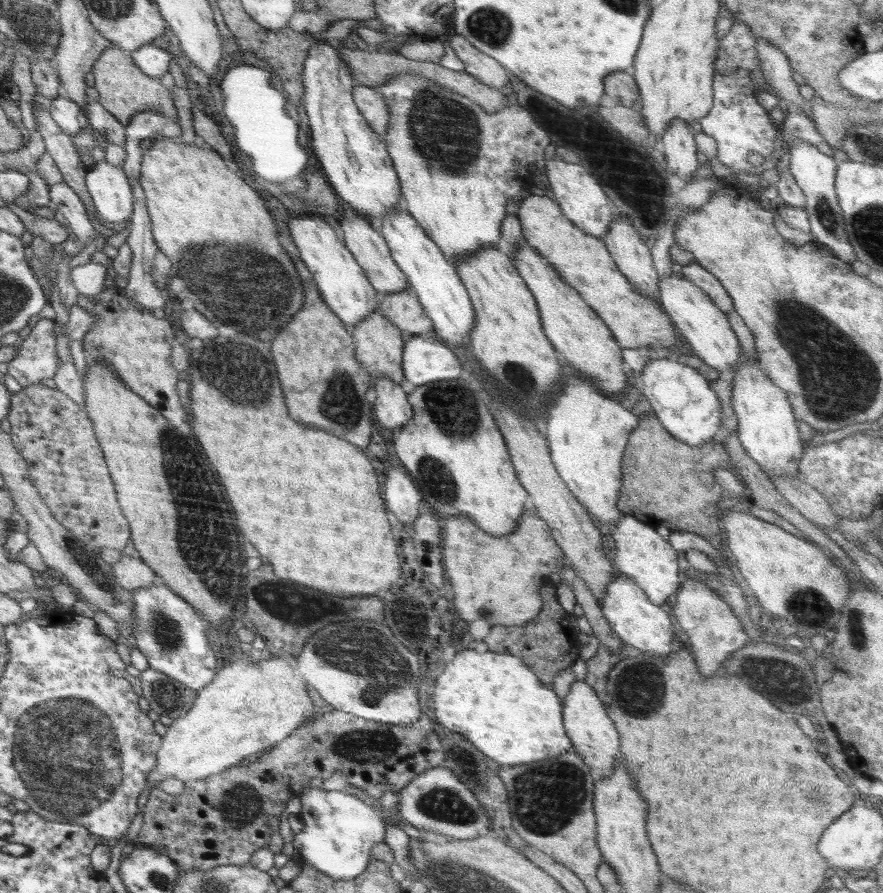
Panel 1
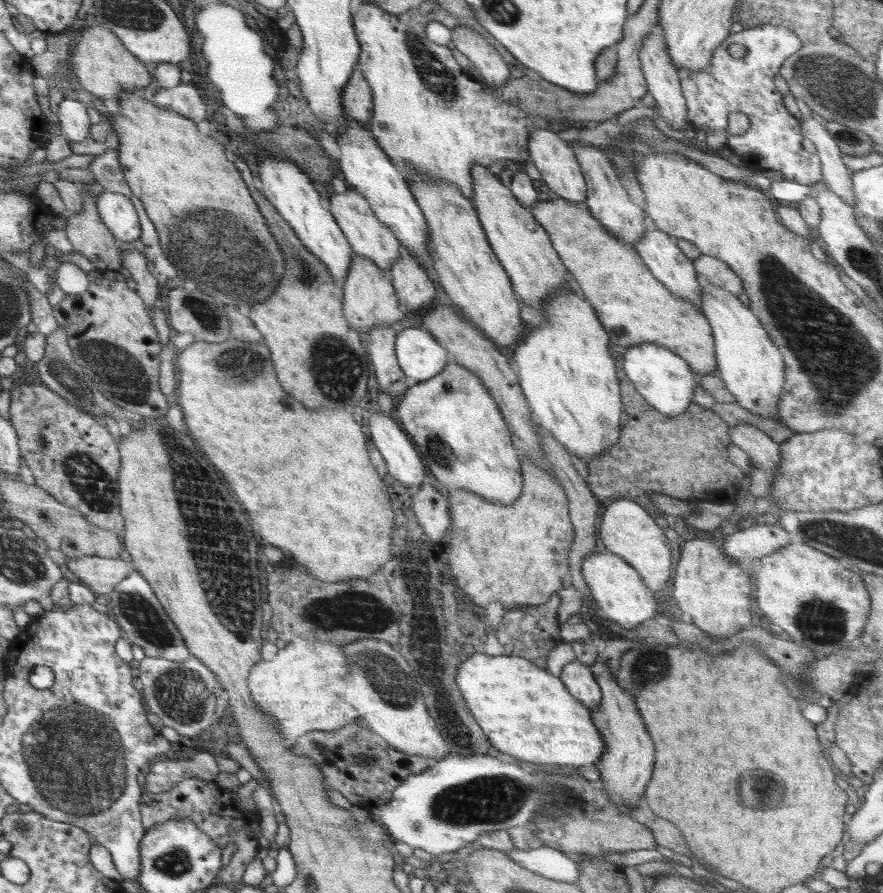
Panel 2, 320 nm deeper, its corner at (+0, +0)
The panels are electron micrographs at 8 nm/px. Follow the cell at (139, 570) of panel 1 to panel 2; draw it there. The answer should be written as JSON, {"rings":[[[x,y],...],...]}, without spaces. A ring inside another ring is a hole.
{"rings":[[[120,557],[67,559],[66,566],[94,593],[106,596],[127,574],[134,570],[131,563],[123,561]]]}

